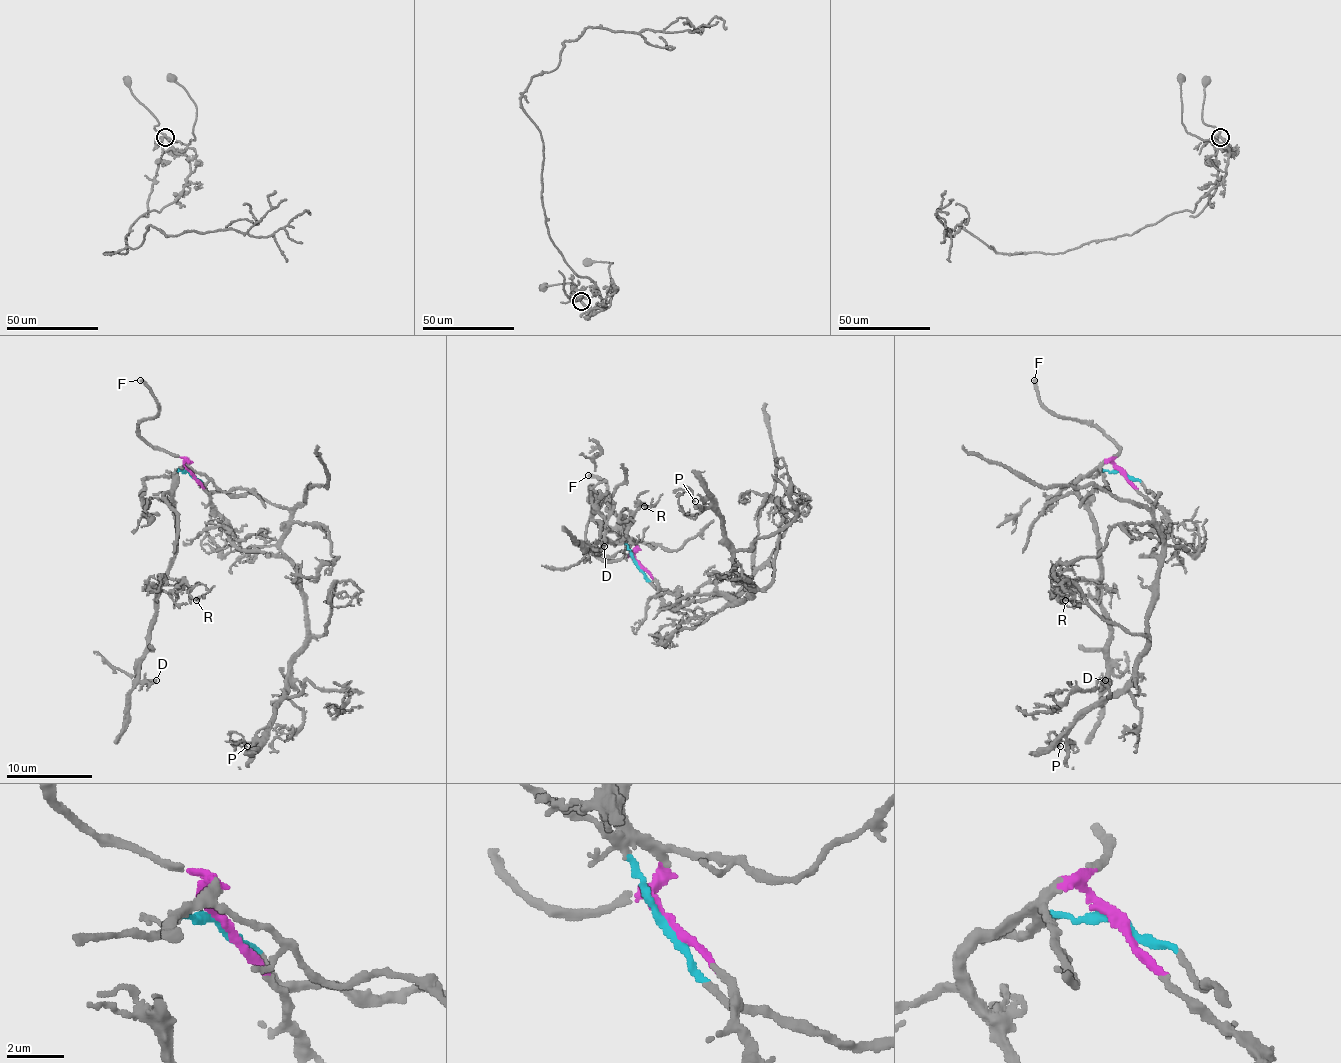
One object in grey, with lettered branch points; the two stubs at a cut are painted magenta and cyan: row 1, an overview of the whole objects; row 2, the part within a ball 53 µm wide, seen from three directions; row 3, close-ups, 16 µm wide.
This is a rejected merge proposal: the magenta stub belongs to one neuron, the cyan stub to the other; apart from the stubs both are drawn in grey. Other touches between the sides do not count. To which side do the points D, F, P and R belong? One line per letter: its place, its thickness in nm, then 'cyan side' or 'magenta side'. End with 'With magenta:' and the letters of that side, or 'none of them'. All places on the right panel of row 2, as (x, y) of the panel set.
D: place (1105, 680); calibre 150 nm; magenta side
F: place (1034, 380); calibre 260 nm; magenta side
P: place (1060, 746); calibre 140 nm; cyan side
R: place (1065, 600); calibre 120 nm; magenta side
With magenta: D, F, R

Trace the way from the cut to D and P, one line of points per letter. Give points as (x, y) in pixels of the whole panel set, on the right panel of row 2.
D: (1122, 472), (1111, 464), (1101, 462), (1077, 483), (1077, 496), (1094, 526), (1101, 611), (1109, 628), (1105, 680)
P: (1122, 472), (1161, 494), (1146, 647), (1135, 675), (1079, 719), (1066, 736), (1072, 742), (1051, 732), (1059, 747)

